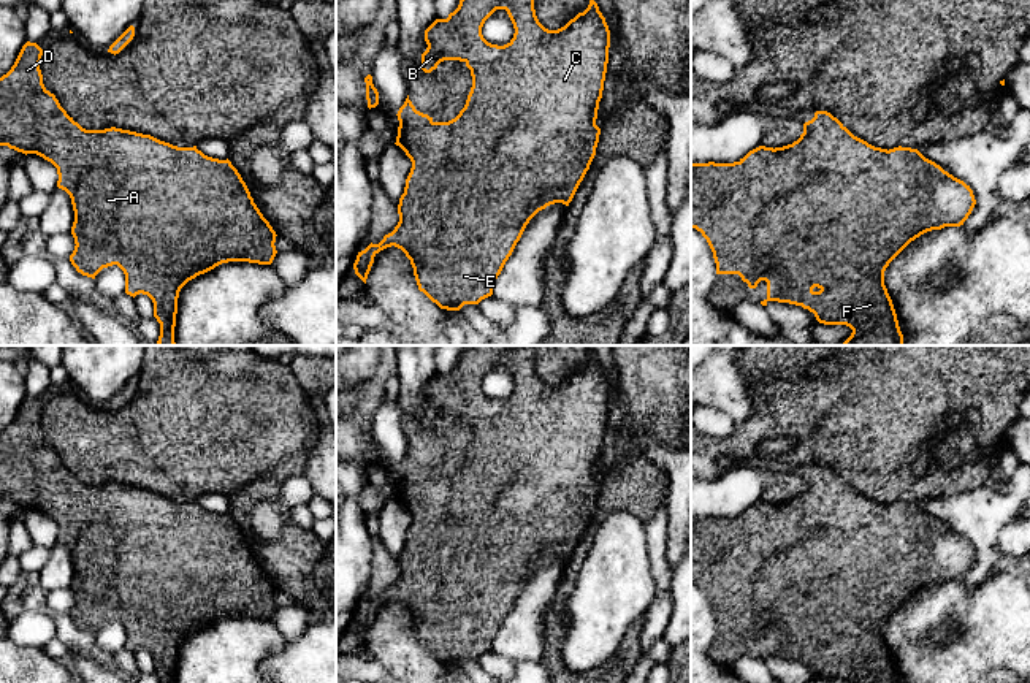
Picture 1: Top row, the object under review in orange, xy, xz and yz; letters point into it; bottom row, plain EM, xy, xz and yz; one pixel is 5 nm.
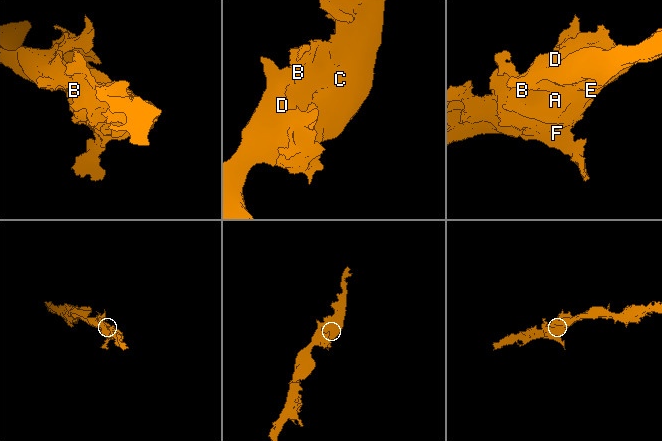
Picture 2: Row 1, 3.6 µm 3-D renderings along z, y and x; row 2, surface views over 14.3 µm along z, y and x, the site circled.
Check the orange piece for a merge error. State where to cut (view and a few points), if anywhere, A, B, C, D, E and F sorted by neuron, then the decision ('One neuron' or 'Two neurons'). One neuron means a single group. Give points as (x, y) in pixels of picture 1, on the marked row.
No split. Groups: A B C D E F. One neuron

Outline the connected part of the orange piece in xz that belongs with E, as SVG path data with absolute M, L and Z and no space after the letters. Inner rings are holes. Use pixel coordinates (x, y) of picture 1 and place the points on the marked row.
M460 0L447 19L436 19L425 30L425 41L425 73L444 60L460 60L471 70L472 87L464 108L448 122L434 122L417 111L407 95L396 114L399 127L395 144L412 162L398 204L399 222L379 244L371 242L358 252L353 269L366 284L374 257L395 246L410 260L418 290L441 309L460 311L493 295L494 282L529 220L550 204L569 206L589 170L601 135L596 119L608 63L610 30L594 0L558 30L539 22L534 0ZM496 10L505 10L515 29L513 38L504 46L491 44L482 35L485 21Z

